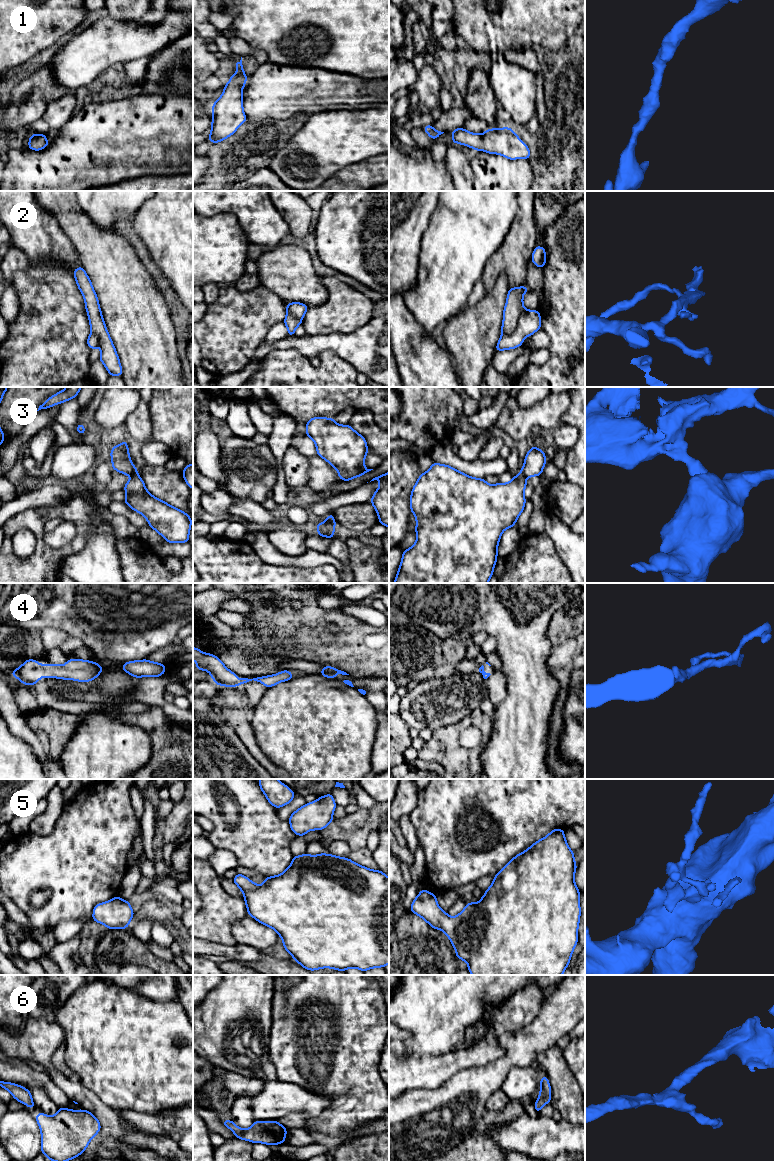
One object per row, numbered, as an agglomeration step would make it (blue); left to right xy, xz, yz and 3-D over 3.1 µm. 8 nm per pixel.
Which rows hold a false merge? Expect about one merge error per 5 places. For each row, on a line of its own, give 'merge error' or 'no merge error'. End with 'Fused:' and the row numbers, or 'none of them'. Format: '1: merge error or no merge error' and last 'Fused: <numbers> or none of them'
1: no merge error
2: merge error
3: merge error
4: no merge error
5: no merge error
6: no merge error
Fused: 2, 3

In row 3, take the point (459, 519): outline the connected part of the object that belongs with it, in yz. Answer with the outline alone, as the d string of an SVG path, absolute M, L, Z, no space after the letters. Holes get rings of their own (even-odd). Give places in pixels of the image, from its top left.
M433 462L412 488L410 509L416 517L417 539L411 548L403 550L394 583L488 583L497 561L500 537L504 530L514 527L524 510L526 486L526 478L521 473L509 483L490 485L485 479L473 478L451 466Z

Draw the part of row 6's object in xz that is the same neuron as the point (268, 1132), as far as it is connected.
M223 1120L222 1124L234 1132L236 1138L252 1143L277 1145L285 1142L287 1129L278 1121L256 1121L250 1128L239 1128L232 1120Z

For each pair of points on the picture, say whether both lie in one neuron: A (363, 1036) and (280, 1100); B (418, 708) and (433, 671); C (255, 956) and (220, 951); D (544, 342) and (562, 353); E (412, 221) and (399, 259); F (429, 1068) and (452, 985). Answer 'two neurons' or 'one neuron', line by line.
A: two neurons
B: two neurons
C: one neuron
D: two neurons
E: one neuron
F: one neuron

